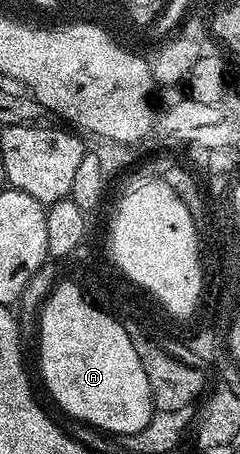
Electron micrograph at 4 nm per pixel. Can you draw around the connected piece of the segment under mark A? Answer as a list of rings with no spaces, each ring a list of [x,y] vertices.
[[[77,282],[62,283],[50,295],[42,311],[42,324],[38,327],[38,363],[42,366],[42,379],[50,395],[71,415],[90,427],[111,431],[125,437],[144,429],[156,408],[150,395],[150,382],[142,368],[140,357],[126,340],[124,329],[109,311],[95,305]]]

